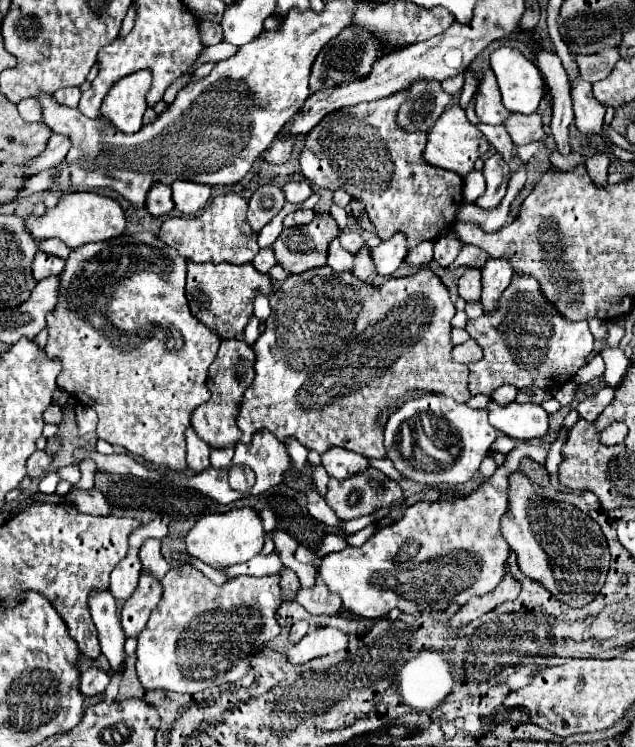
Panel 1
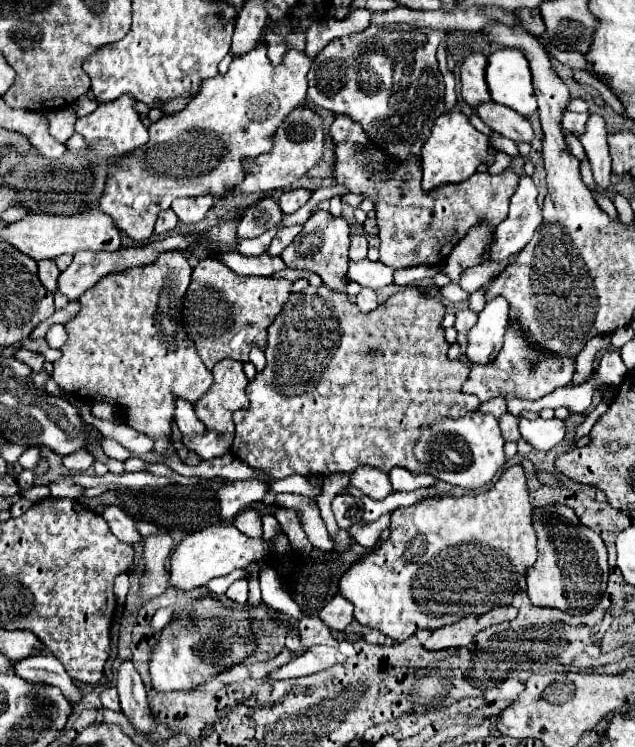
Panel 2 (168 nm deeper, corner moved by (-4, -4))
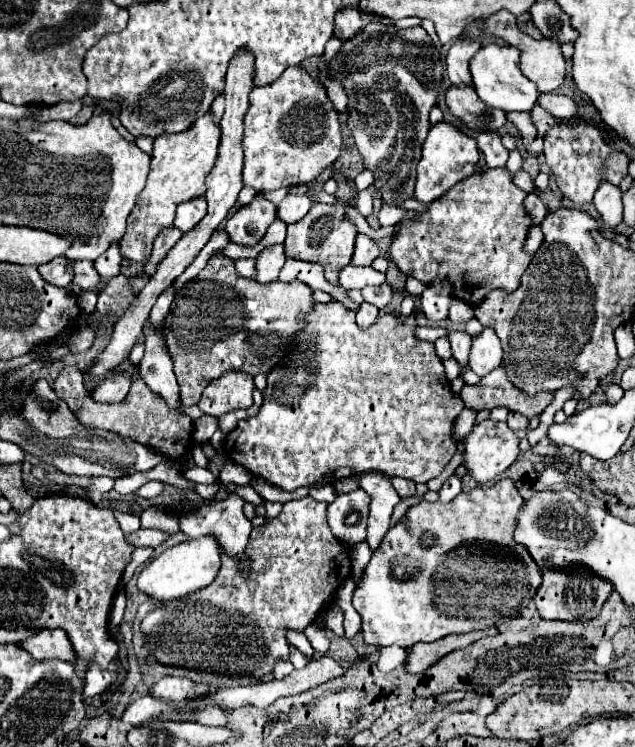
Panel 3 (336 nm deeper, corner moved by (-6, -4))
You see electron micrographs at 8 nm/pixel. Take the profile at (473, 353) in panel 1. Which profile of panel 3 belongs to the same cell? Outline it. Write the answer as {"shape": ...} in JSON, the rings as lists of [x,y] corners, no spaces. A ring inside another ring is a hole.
{"shape":[[[484,327],[480,335],[472,339],[470,367],[476,375],[484,377],[502,363],[502,345],[492,327]]]}

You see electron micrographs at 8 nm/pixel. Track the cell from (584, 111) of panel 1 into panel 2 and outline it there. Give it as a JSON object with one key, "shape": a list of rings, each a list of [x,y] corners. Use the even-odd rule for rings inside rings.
{"shape":[[[590,115],[586,123],[586,133],[580,135],[580,143],[584,145],[584,151],[590,159],[594,181],[602,191],[610,191],[610,155],[606,145],[606,127],[604,119],[600,115]]]}

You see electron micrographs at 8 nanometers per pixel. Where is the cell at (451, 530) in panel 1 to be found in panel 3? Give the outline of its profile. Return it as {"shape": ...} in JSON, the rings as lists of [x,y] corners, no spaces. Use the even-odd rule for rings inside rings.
{"shape":[[[500,479],[492,487],[476,487],[476,489],[472,489],[472,493],[460,493],[450,503],[438,503],[438,501],[426,503],[426,501],[422,501],[422,503],[410,507],[406,511],[406,515],[402,517],[402,521],[398,521],[398,525],[386,533],[382,545],[372,553],[368,567],[364,569],[360,581],[354,589],[354,607],[362,615],[364,641],[370,645],[376,645],[376,647],[388,647],[388,645],[412,647],[420,641],[424,641],[424,643],[438,641],[450,633],[468,633],[474,629],[488,629],[488,627],[496,625],[496,621],[502,617],[520,615],[520,609],[526,607],[534,599],[534,593],[542,583],[542,571],[538,571],[538,565],[534,563],[534,559],[530,559],[530,553],[526,551],[526,547],[514,543],[514,531],[516,531],[518,515],[520,515],[520,509],[524,507],[524,503],[526,501],[522,499],[516,483],[512,479]]]}

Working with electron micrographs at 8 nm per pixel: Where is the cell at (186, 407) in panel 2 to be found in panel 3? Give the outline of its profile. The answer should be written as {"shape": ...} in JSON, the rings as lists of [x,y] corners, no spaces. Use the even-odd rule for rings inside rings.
{"shape":[[[150,329],[144,333],[146,333],[146,351],[140,361],[140,377],[154,393],[158,393],[168,403],[168,407],[184,411],[184,415],[188,415],[190,419],[198,419],[202,415],[202,411],[196,405],[186,407],[180,401],[172,361],[168,357],[168,353],[162,349],[160,337]]]}

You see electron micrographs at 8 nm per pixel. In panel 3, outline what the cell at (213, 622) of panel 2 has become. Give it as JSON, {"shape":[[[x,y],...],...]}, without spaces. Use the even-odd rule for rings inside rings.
{"shape":[[[166,675],[166,677],[160,679],[160,683],[156,683],[150,689],[150,695],[166,699],[166,701],[180,701],[192,691],[192,687],[194,687],[194,681],[188,679],[188,677]]]}

